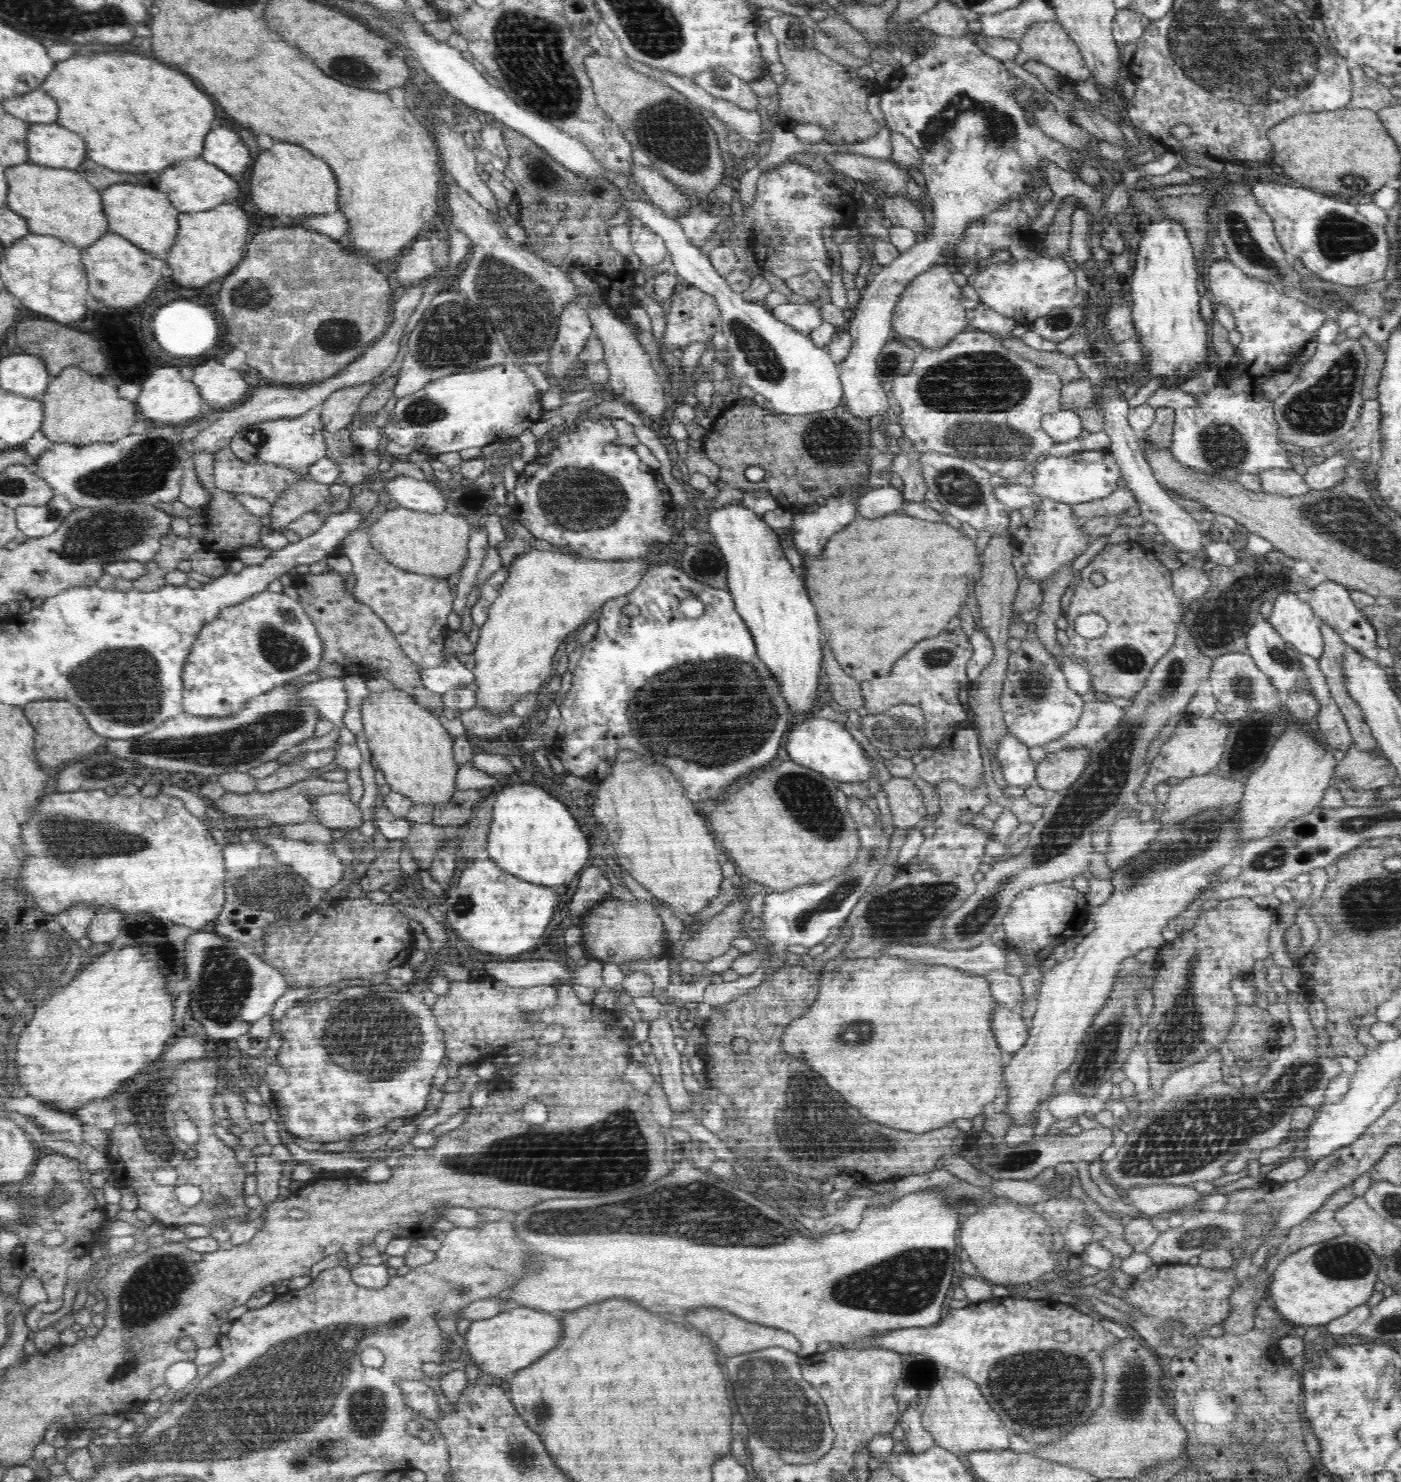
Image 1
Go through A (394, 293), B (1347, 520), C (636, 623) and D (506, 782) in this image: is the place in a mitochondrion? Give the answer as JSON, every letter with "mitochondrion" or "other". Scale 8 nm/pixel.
{"A":"other","B":"mitochondrion","C":"other","D":"other"}

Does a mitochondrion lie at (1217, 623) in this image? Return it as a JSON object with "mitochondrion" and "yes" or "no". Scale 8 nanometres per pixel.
{"mitochondrion":"yes"}

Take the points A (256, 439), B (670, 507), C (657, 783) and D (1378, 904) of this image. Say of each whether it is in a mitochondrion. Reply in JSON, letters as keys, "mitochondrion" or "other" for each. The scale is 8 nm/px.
{"A":"mitochondrion","B":"other","C":"other","D":"mitochondrion"}

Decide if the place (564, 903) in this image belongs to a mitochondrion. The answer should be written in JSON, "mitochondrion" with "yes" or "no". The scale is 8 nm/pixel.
{"mitochondrion":"no"}

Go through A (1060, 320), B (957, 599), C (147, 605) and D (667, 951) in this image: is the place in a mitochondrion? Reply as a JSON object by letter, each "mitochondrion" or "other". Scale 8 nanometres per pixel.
{"A":"mitochondrion","B":"other","C":"other","D":"other"}

